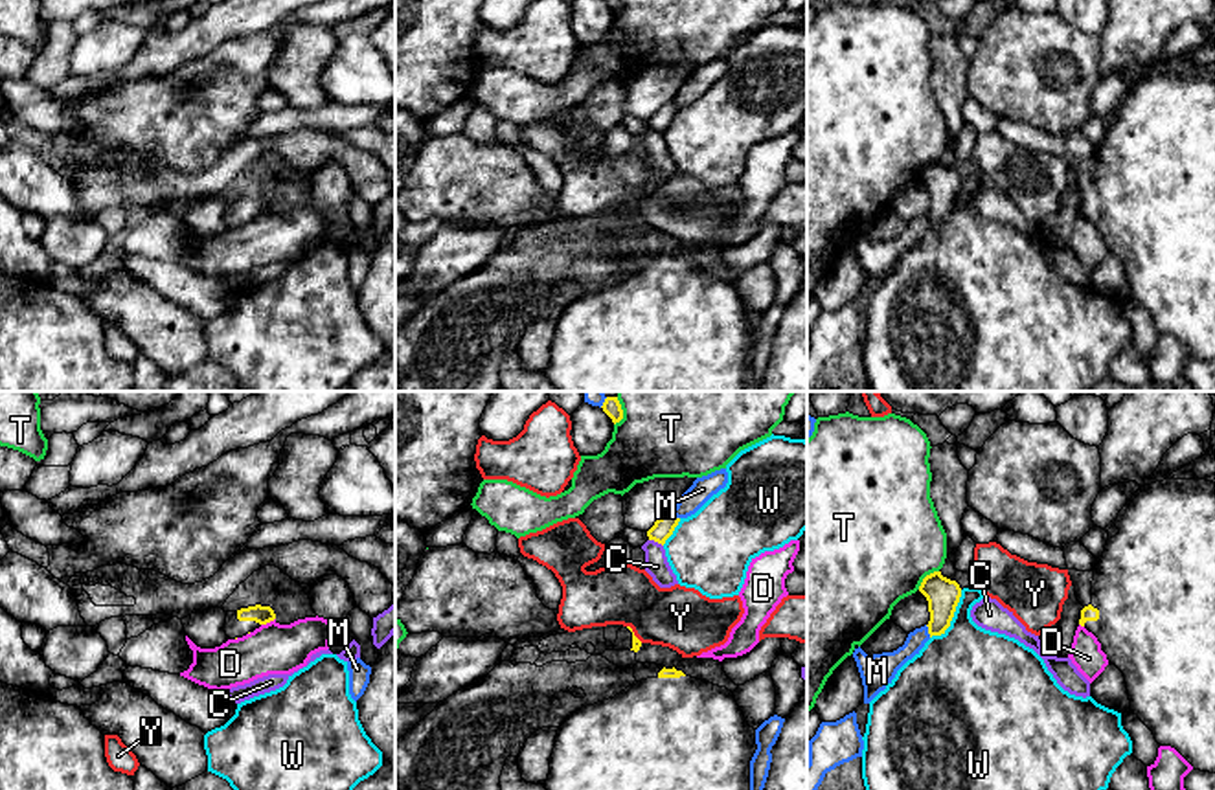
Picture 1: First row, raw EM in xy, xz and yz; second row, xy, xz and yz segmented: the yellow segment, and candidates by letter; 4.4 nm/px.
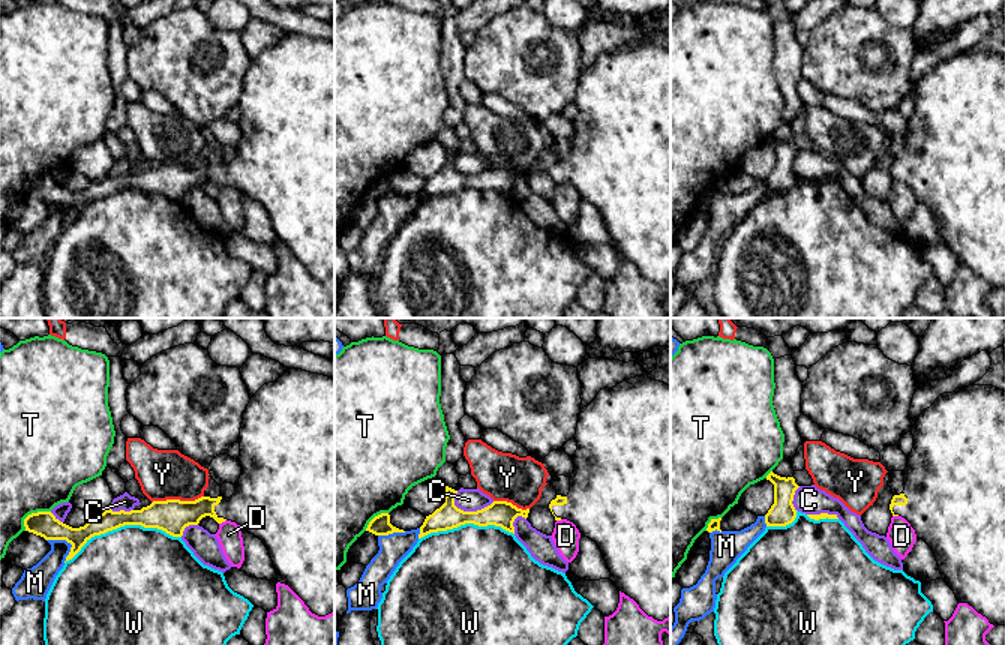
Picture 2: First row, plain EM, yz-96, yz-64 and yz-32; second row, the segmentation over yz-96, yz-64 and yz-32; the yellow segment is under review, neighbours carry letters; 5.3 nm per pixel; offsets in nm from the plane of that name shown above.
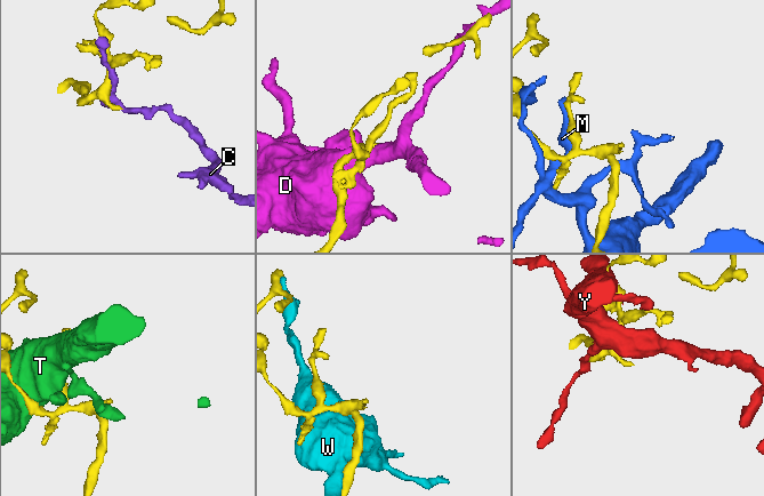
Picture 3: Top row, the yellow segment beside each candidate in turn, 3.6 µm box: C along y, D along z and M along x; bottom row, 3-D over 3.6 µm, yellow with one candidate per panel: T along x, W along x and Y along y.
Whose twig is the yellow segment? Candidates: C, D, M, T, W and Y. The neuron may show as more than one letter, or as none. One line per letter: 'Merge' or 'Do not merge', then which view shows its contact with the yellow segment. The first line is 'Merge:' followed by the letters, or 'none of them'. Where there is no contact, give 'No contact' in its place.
Merge: none of them
C: Do not merge. Touches yellow in xz
D: Do not merge. Touches yellow in xy
M: Do not merge. Touches yellow in yz
T: Do not merge. Touches yellow in yz
W: Do not merge. Touches yellow in yz
Y: Do not merge. Touches yellow in xz

